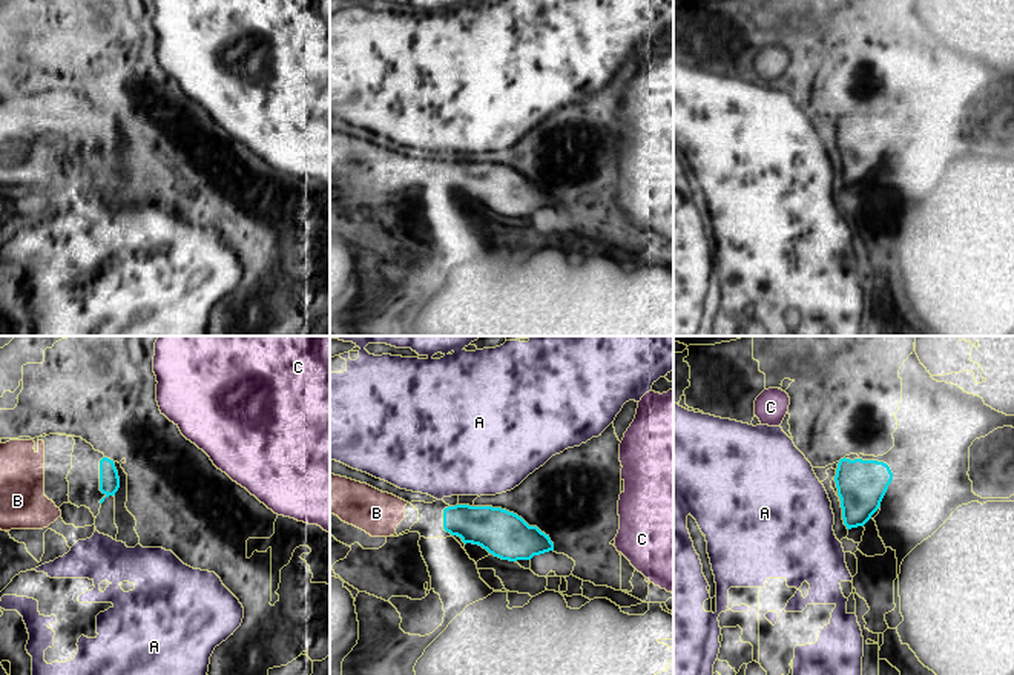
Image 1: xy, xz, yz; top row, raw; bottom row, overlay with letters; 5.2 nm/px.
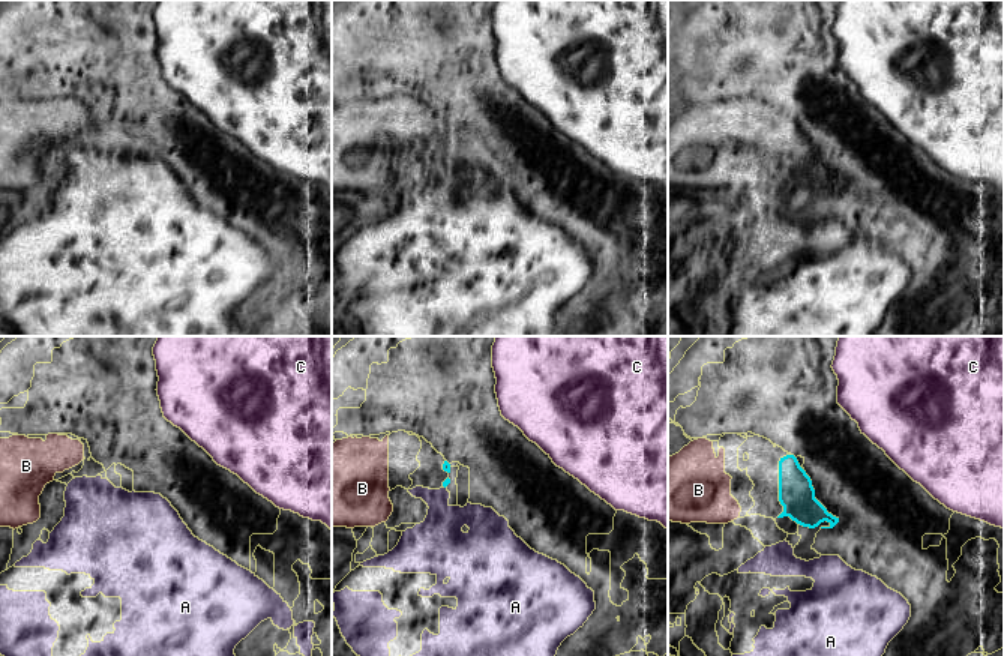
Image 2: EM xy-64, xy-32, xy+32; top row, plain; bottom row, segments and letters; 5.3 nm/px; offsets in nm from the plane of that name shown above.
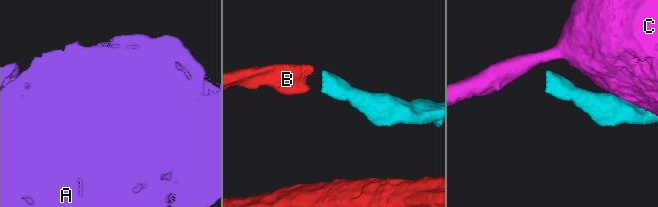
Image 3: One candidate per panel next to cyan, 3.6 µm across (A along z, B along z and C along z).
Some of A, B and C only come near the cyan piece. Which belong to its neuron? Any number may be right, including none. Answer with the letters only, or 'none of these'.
B

